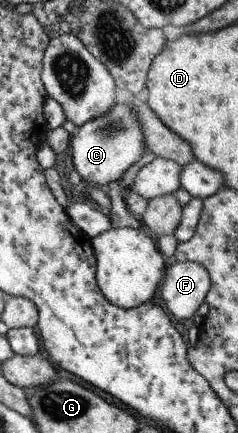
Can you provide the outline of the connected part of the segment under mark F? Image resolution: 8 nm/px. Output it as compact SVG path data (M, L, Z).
M172 260L162 282L162 298L177 320L190 320L210 292L210 274L200 262Z

